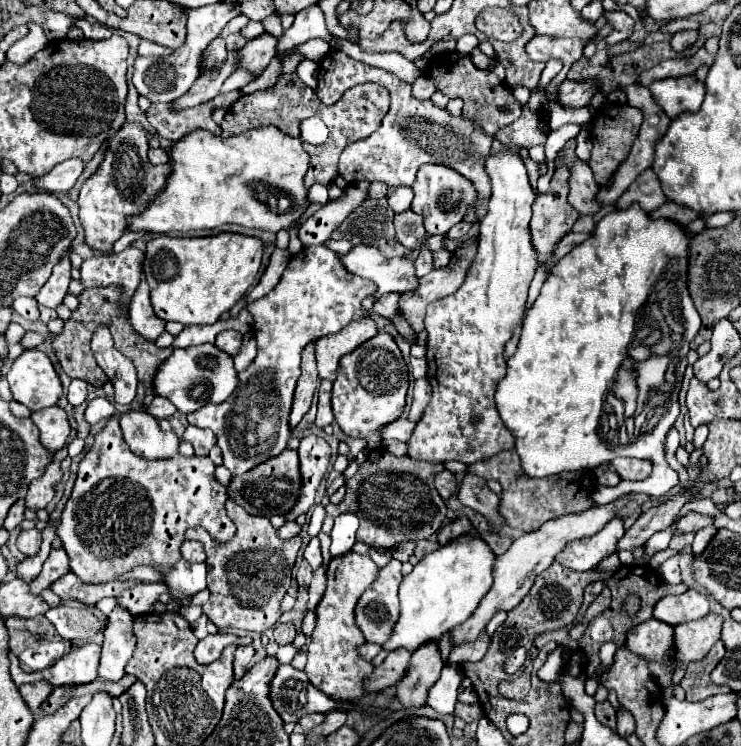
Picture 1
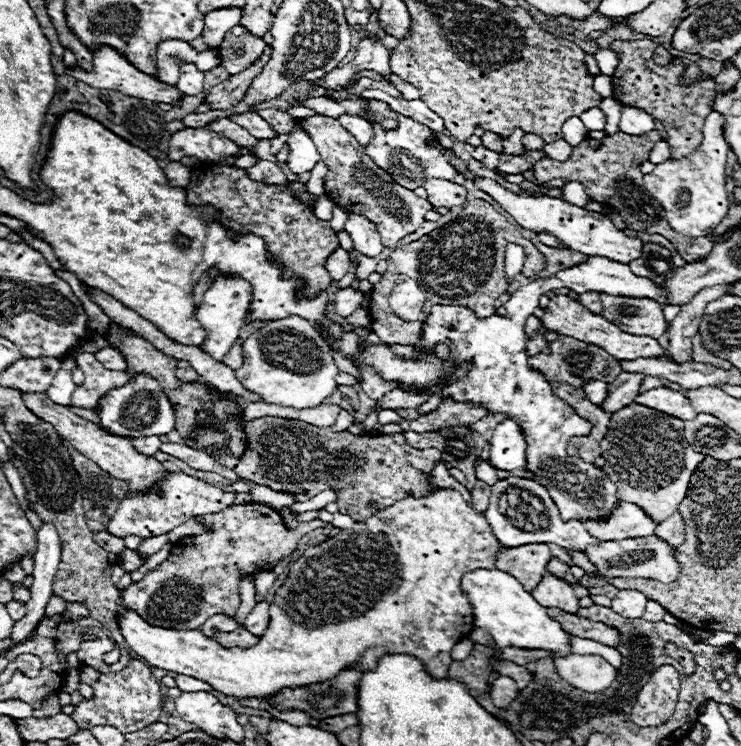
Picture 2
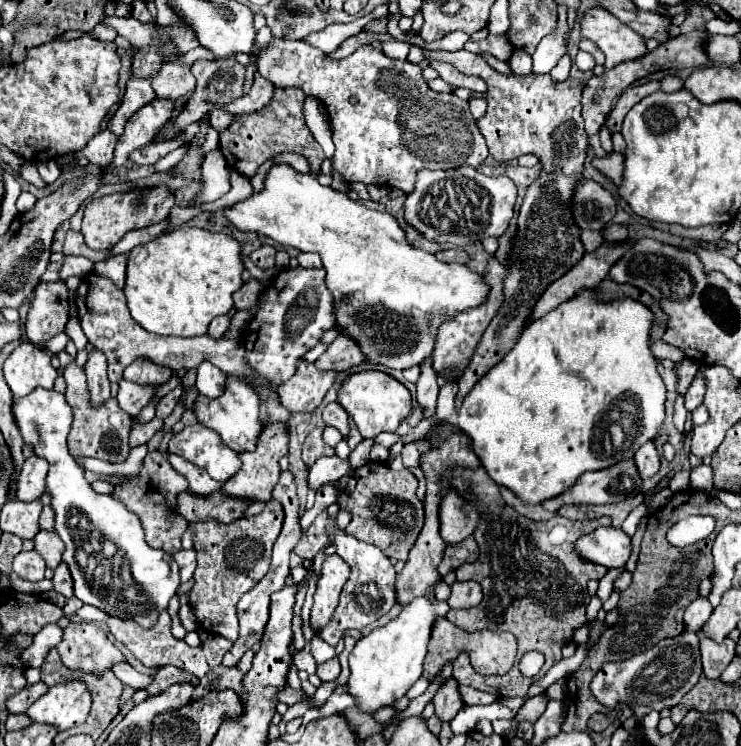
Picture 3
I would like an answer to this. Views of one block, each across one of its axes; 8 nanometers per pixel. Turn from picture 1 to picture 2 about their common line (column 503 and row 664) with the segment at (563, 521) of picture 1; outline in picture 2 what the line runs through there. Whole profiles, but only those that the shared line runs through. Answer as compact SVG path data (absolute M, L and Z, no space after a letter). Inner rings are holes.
M570 654L566 658L554 658L554 666L568 684L584 692L602 692L612 686L614 678L618 678L618 672L596 654Z

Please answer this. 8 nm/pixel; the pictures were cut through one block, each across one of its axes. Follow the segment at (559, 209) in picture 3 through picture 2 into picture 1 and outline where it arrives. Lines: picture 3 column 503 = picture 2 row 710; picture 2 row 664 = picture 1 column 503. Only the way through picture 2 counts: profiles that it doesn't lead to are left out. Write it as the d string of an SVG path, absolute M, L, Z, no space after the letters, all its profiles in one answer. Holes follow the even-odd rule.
M522 104L522 116L514 120L510 126L504 126L494 134L494 138L506 148L532 148L544 146L544 114L534 112L528 104Z

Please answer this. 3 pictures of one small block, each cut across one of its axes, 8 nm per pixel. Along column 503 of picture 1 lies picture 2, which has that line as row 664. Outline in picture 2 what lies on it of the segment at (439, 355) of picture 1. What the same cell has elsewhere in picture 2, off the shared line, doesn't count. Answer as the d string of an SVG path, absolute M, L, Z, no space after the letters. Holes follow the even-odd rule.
M440 488L424 498L400 500L370 520L356 522L350 530L304 550L270 602L270 630L252 648L224 648L200 630L150 626L136 610L128 608L118 612L118 628L128 646L150 666L206 680L214 690L236 698L270 700L282 688L326 682L354 664L360 672L374 670L386 654L416 656L432 678L446 678L448 666L454 662L450 656L454 644L474 630L472 604L460 588L462 576L476 568L496 568L500 548L502 544L492 534L486 518L466 504L456 490Z

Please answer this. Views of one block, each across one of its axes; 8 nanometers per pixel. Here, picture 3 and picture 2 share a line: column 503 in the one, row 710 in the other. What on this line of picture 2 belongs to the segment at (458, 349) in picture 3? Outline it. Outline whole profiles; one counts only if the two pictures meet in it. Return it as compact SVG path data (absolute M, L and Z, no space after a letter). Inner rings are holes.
M270 706L270 708L266 708L272 716L276 716L276 718L280 718L280 720L284 720L284 722L290 722L290 724L308 724L312 718L306 714L306 712L302 712L302 710L286 710L286 712L282 712L282 710L276 710L274 706Z

